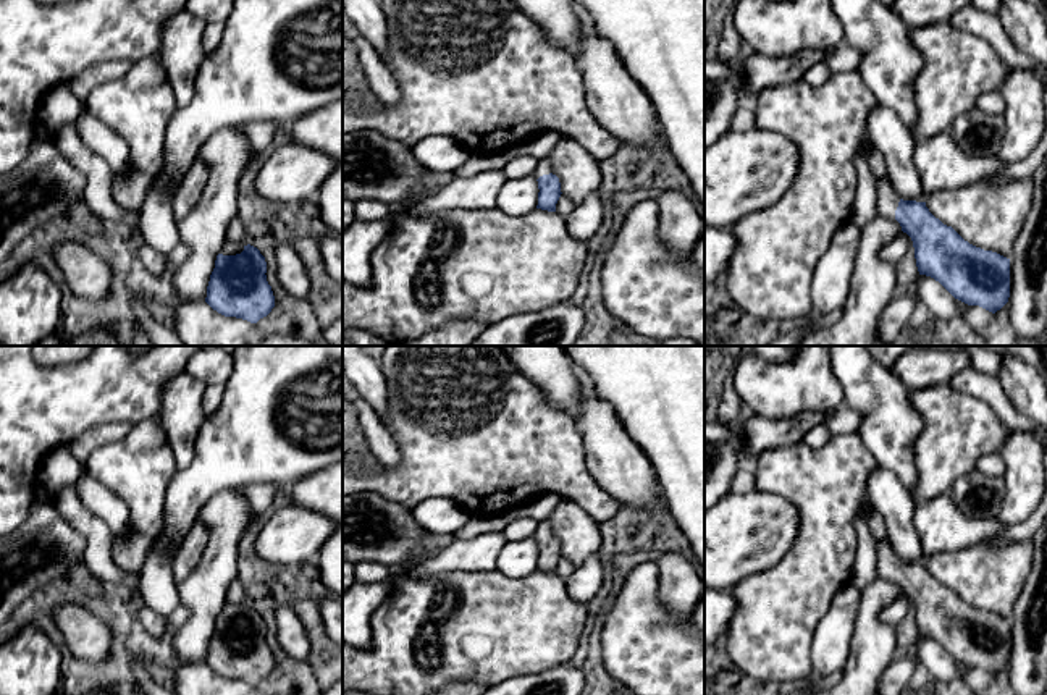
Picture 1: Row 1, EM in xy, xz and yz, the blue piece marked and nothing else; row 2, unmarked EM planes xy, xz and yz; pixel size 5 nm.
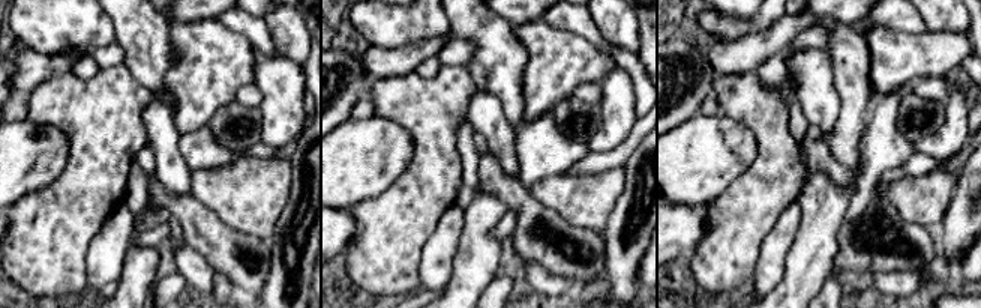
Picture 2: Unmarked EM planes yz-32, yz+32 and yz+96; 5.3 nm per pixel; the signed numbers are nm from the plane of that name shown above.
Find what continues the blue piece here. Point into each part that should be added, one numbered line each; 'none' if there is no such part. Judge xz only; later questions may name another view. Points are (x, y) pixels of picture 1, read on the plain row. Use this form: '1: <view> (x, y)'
1: xz (542, 530)

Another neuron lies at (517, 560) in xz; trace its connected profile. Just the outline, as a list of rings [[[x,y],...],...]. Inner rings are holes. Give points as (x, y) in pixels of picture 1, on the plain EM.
[[[533,537],[507,541],[496,561],[496,569],[509,579],[524,579],[538,567],[538,543]]]

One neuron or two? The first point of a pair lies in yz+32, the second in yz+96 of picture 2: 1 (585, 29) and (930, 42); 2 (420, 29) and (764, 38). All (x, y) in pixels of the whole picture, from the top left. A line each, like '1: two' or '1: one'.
1: two
2: two

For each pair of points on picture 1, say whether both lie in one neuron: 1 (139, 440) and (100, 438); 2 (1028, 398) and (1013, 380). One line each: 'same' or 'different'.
1: different
2: same

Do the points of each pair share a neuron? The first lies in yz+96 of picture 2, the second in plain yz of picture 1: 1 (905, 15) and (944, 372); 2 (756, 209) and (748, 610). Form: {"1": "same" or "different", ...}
{"1": "different", "2": "same"}

